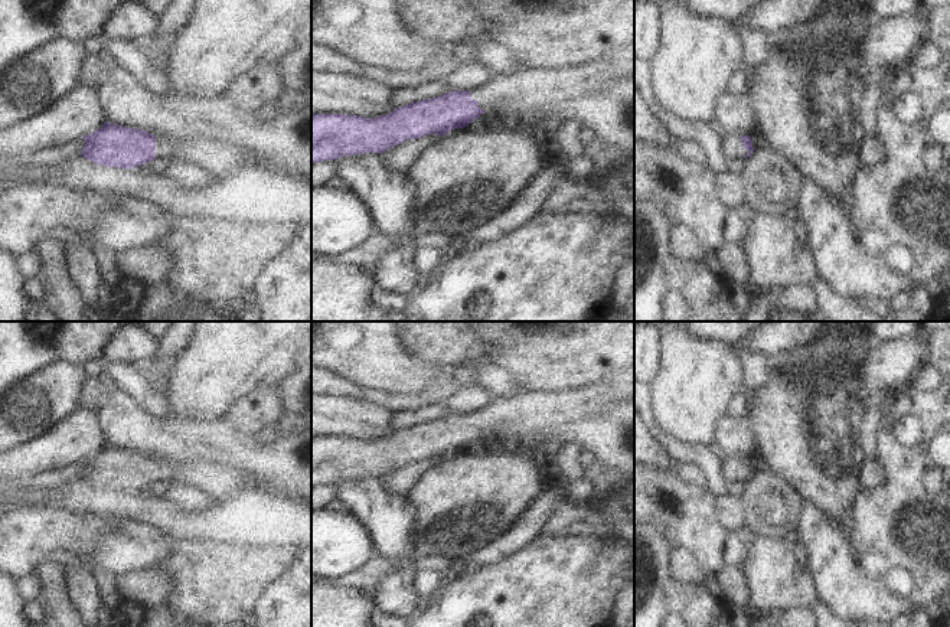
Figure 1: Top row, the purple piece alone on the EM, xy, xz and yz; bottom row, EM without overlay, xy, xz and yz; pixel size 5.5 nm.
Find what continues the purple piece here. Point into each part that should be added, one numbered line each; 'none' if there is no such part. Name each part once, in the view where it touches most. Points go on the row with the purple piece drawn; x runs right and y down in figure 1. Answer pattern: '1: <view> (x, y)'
1: yz (733, 149)

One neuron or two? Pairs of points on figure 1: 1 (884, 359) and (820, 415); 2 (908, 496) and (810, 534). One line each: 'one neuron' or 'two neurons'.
1: two neurons
2: one neuron

